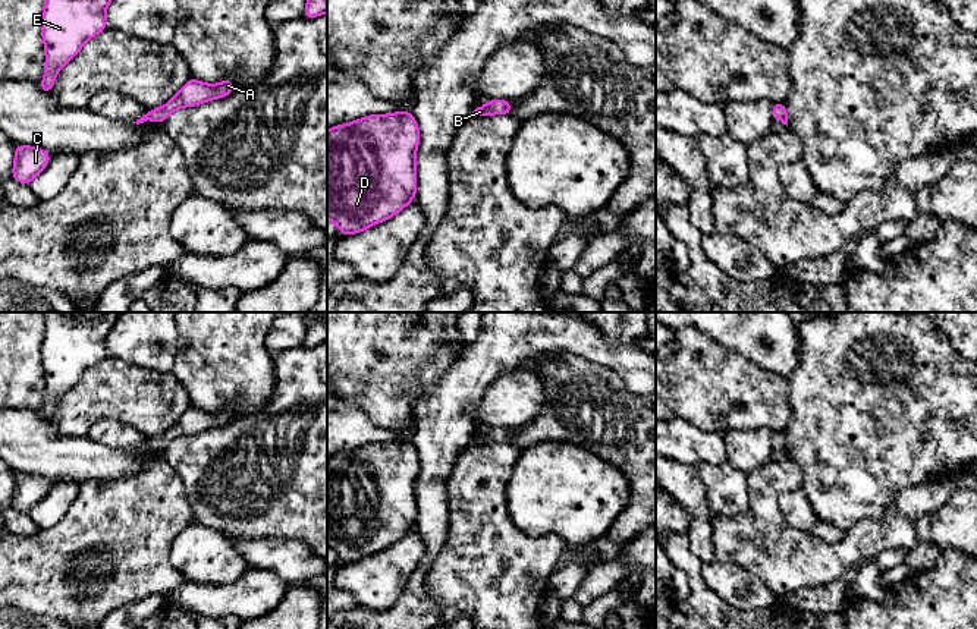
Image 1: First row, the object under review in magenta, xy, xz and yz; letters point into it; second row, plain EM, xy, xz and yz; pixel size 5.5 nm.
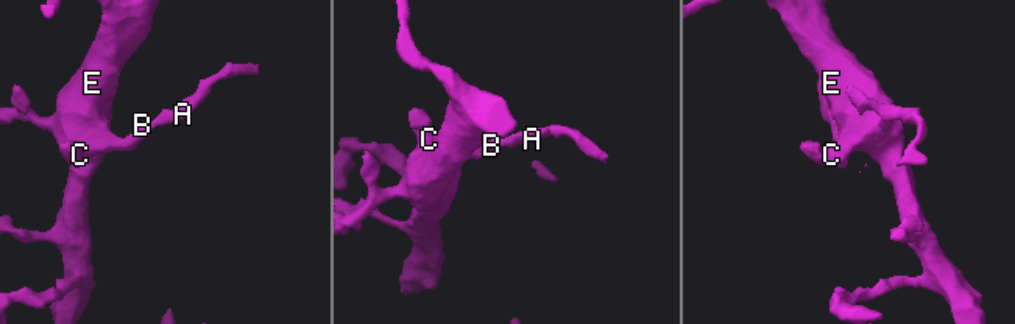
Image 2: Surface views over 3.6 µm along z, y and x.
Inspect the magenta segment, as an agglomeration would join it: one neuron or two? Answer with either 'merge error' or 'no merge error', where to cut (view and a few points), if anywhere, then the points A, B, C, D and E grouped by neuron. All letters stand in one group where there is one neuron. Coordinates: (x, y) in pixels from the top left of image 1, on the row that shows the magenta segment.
no merge error | no cut | A B C D E

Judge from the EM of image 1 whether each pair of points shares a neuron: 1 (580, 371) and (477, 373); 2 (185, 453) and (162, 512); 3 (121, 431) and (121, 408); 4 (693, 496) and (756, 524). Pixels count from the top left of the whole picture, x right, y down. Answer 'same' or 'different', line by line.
1: different
2: different
3: different
4: different

